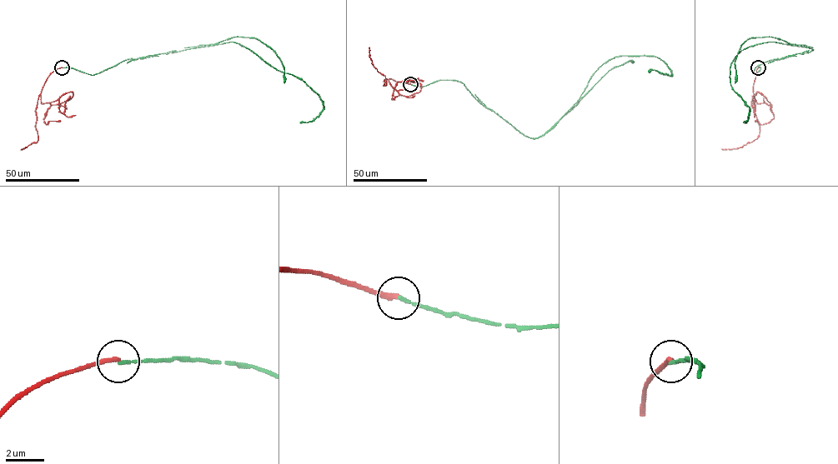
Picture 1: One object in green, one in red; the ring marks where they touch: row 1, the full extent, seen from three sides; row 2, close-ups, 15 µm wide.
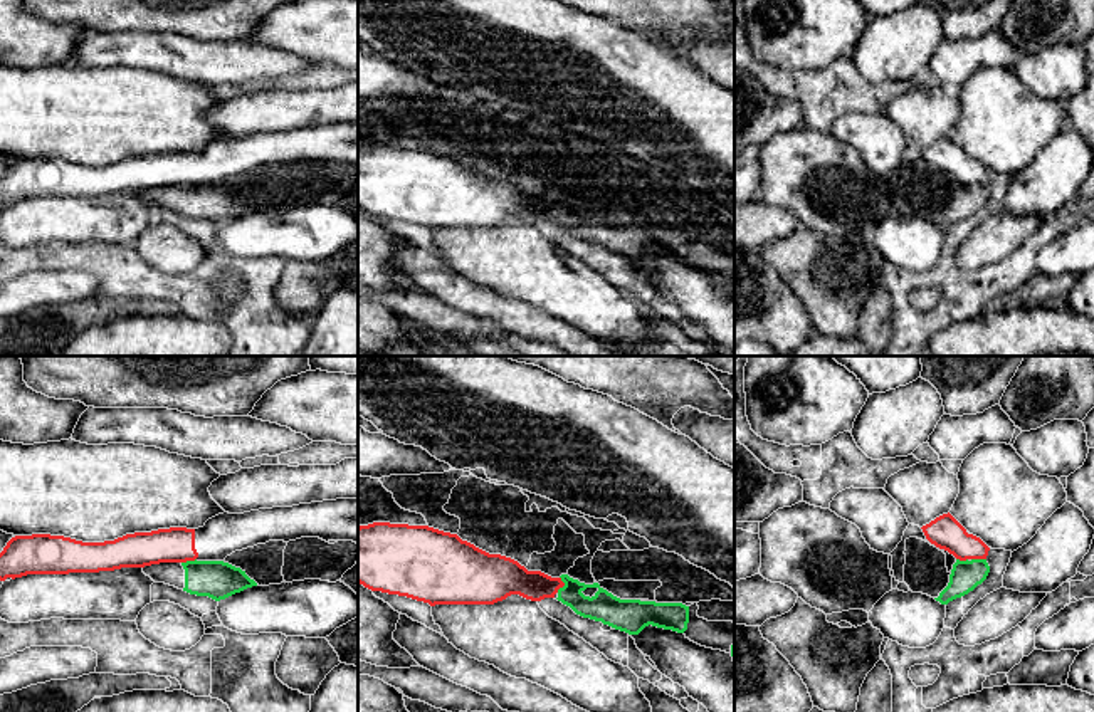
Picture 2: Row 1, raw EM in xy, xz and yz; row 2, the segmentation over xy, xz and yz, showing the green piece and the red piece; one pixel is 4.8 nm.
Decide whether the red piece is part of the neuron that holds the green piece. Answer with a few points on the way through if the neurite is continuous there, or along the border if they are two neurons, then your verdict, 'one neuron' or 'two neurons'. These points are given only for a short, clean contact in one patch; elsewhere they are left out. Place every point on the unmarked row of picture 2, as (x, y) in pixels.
border xz (560, 200), (563, 209), (557, 215); two neurons

